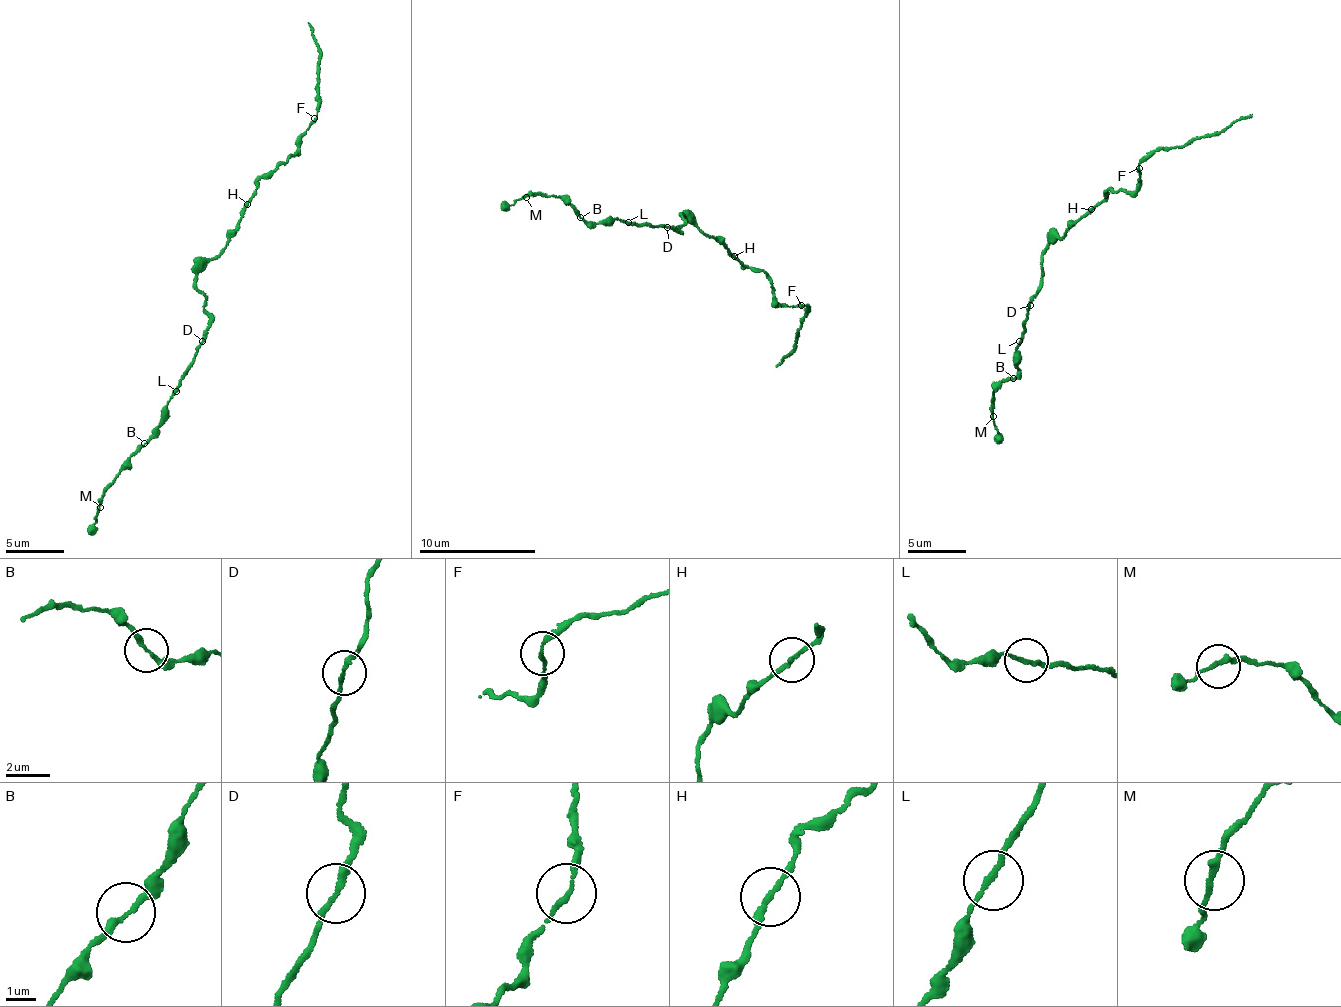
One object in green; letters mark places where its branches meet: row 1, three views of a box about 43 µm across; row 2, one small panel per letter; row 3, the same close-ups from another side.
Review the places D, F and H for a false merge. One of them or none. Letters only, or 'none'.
none

